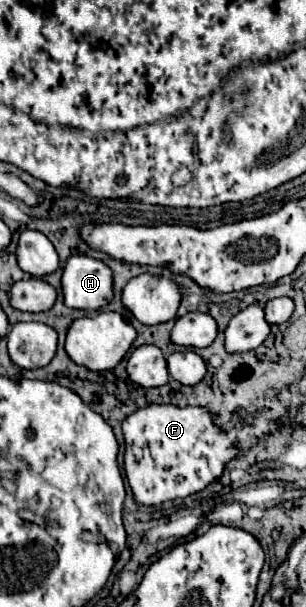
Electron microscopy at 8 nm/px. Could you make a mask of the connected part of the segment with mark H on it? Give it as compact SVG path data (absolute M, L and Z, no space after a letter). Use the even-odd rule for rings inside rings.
M71 255L63 267L61 287L67 307L97 311L113 299L113 271L101 259Z

